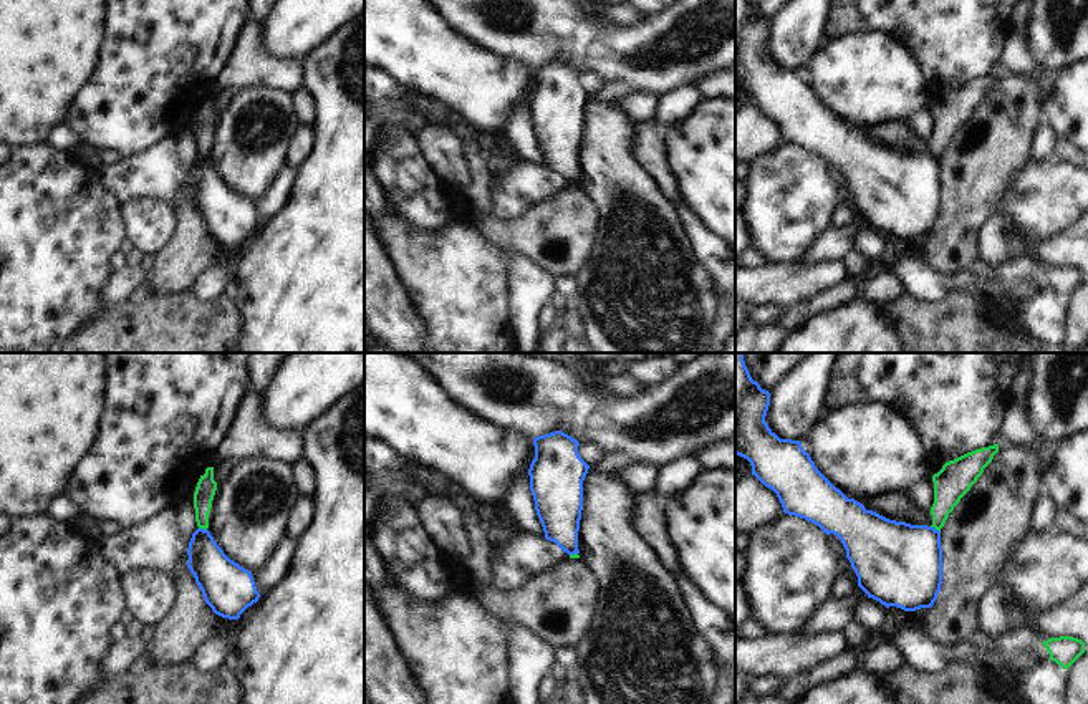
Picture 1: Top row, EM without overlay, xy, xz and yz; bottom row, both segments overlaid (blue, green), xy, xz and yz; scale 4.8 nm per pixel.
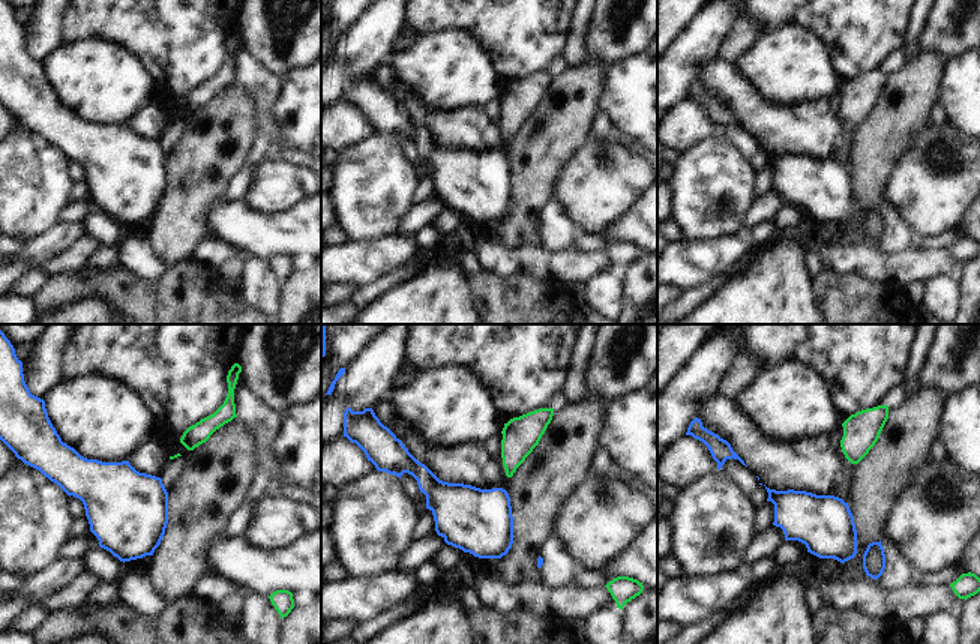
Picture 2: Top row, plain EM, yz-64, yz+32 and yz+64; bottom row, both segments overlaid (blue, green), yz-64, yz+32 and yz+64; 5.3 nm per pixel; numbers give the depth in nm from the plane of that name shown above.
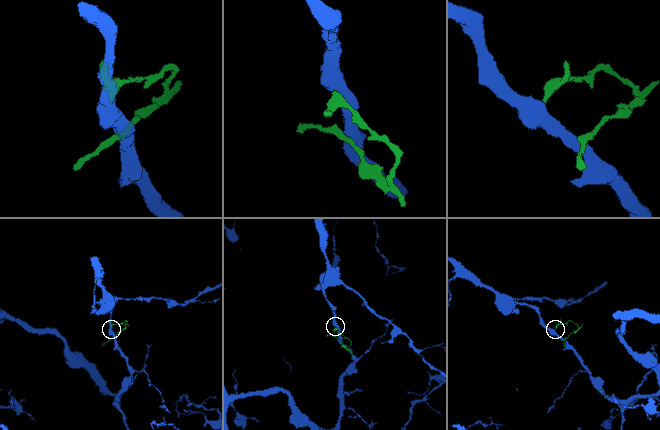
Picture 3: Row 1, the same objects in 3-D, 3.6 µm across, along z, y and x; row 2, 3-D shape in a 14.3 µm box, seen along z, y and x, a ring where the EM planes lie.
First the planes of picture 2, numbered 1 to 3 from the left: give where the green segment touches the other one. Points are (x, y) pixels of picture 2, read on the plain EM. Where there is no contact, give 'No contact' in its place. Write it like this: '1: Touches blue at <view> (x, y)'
1: No contact
2: No contact
3: No contact

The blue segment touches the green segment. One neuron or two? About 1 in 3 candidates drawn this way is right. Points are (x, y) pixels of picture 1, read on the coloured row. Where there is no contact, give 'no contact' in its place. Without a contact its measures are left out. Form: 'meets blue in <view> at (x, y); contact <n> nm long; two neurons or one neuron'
meets blue in yz at (934, 529); contact 60 nm long; two neurons

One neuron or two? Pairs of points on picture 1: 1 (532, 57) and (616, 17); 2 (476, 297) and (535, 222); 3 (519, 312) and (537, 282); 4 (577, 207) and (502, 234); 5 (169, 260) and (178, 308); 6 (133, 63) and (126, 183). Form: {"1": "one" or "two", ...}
{"1": "two", "2": "two", "3": "one", "4": "one", "5": "two", "6": "two"}

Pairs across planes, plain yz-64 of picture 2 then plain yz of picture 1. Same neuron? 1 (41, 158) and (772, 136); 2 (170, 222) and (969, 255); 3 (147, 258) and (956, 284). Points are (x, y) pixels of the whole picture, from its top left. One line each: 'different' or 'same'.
1: different
2: same
3: same

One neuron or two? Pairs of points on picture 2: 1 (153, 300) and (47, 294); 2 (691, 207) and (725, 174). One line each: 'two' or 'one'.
1: one
2: one

